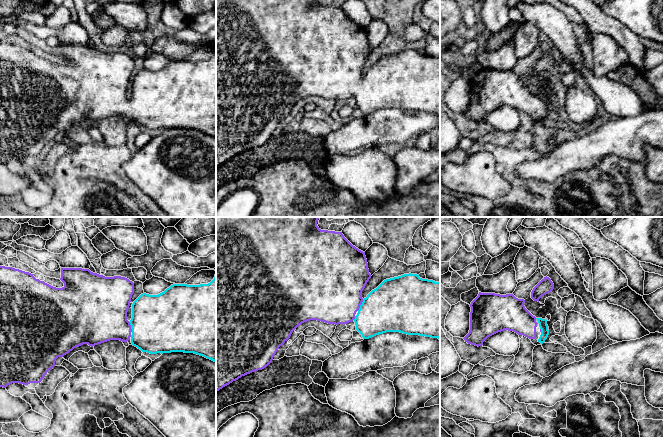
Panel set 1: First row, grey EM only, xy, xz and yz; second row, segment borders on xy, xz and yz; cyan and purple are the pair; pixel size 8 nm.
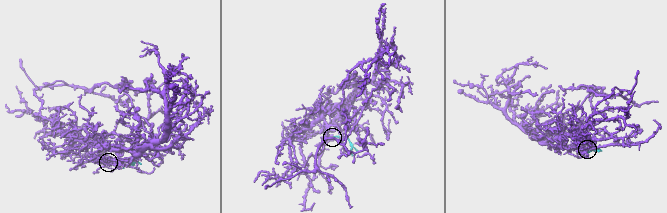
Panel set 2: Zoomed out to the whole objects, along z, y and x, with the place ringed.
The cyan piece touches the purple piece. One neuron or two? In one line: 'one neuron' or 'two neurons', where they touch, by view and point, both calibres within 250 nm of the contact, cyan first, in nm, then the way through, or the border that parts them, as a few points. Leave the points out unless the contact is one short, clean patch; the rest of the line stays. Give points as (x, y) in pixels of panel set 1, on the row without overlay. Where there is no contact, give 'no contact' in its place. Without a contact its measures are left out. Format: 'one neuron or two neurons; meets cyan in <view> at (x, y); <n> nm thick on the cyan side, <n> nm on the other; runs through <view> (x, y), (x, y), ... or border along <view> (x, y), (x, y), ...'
one neuron; meets cyan in xz at (360, 81); 400 nm thick on the cyan side, 480 nm on the other; runs through xz (391, 83), (365, 83), (360, 81), (338, 73), (332, 68)

